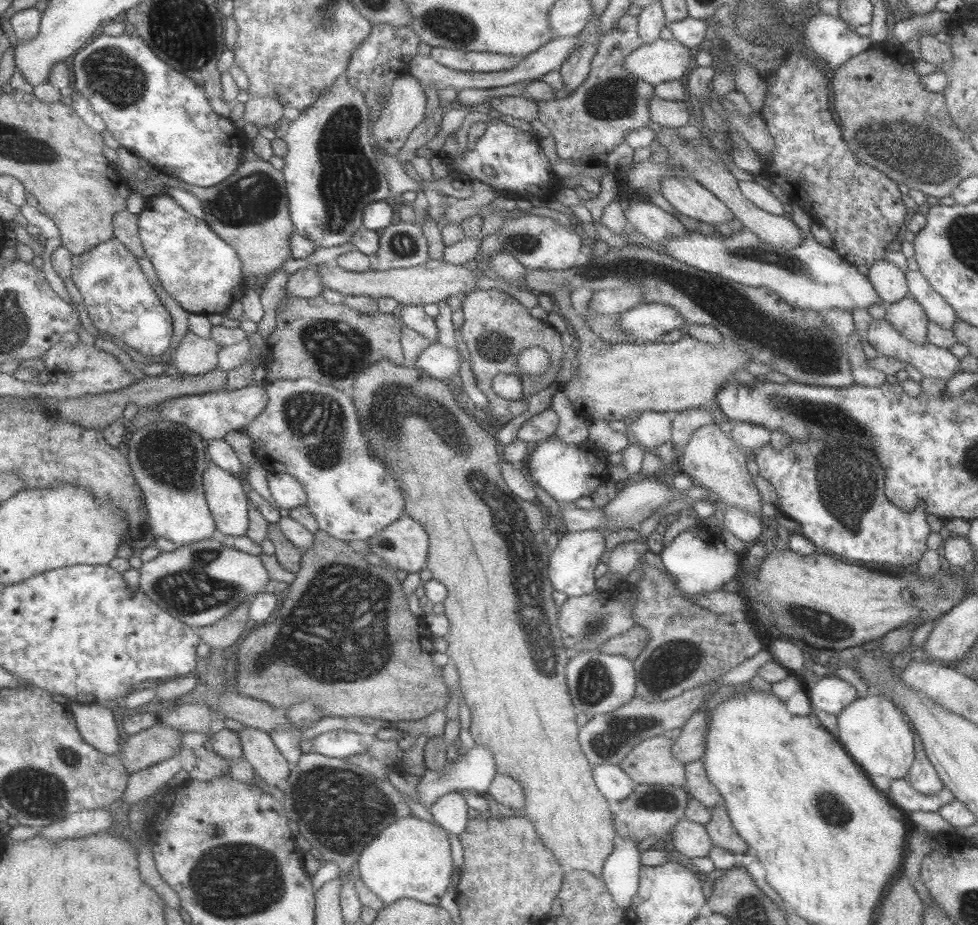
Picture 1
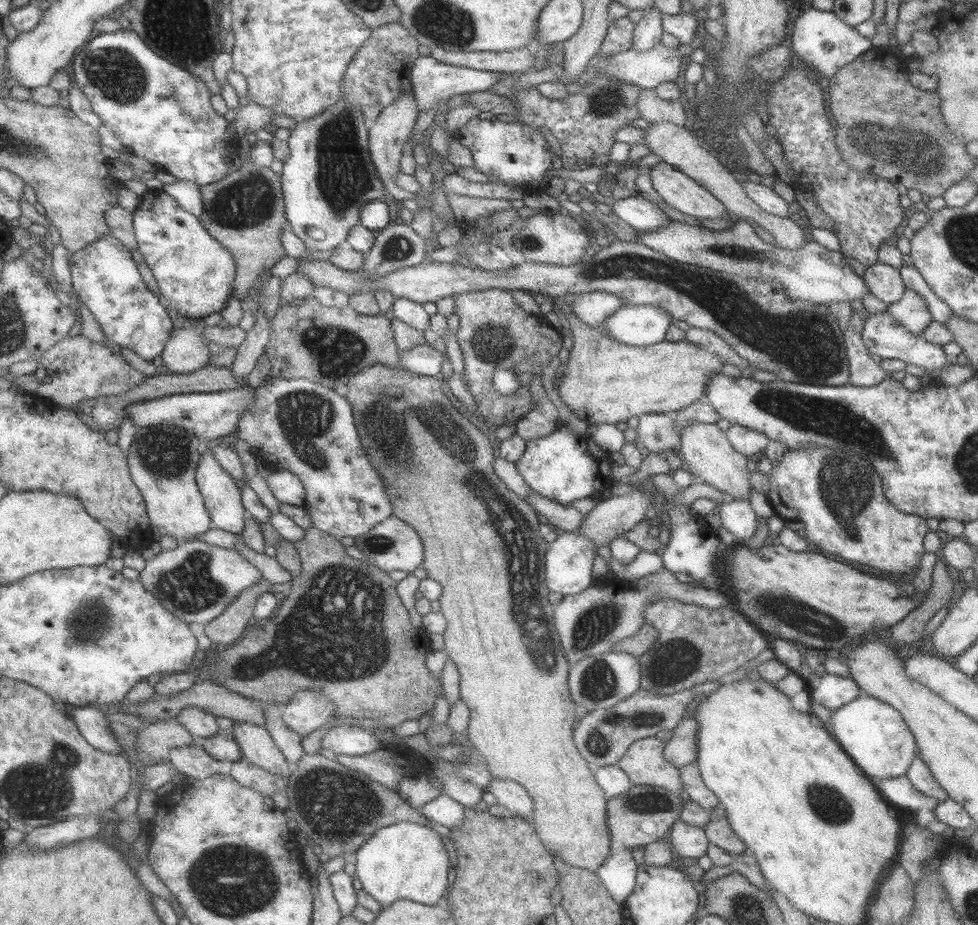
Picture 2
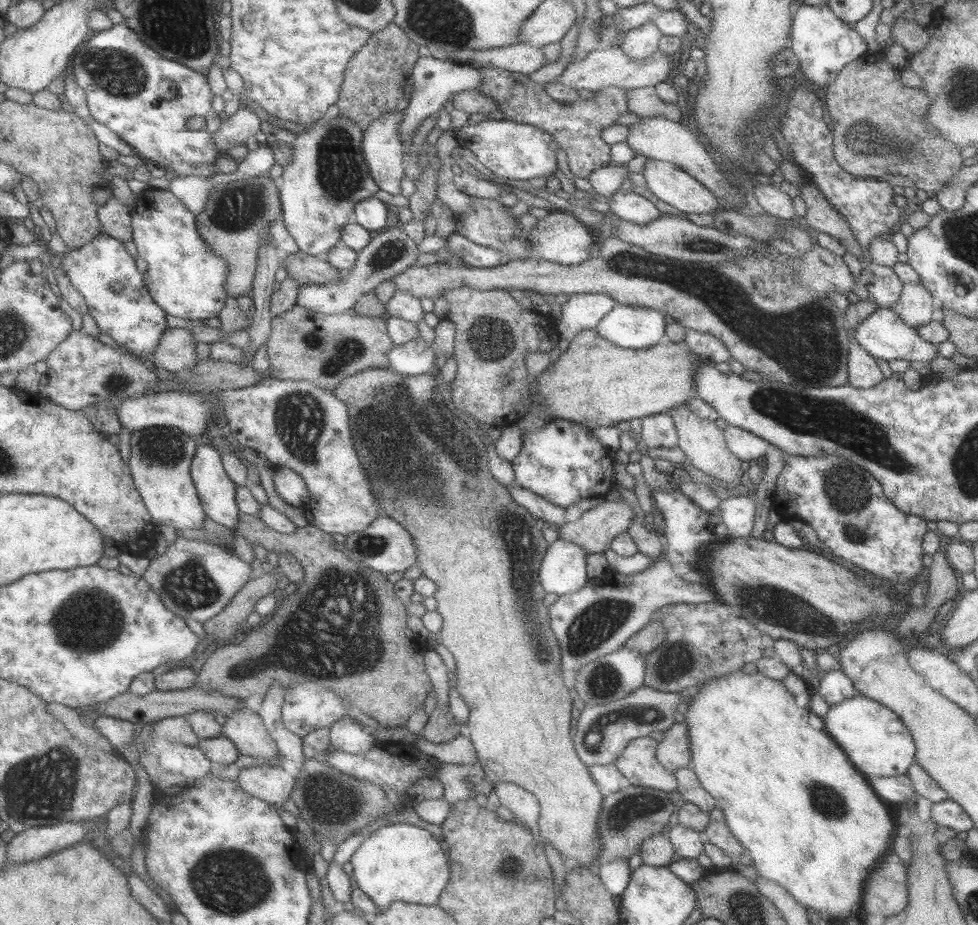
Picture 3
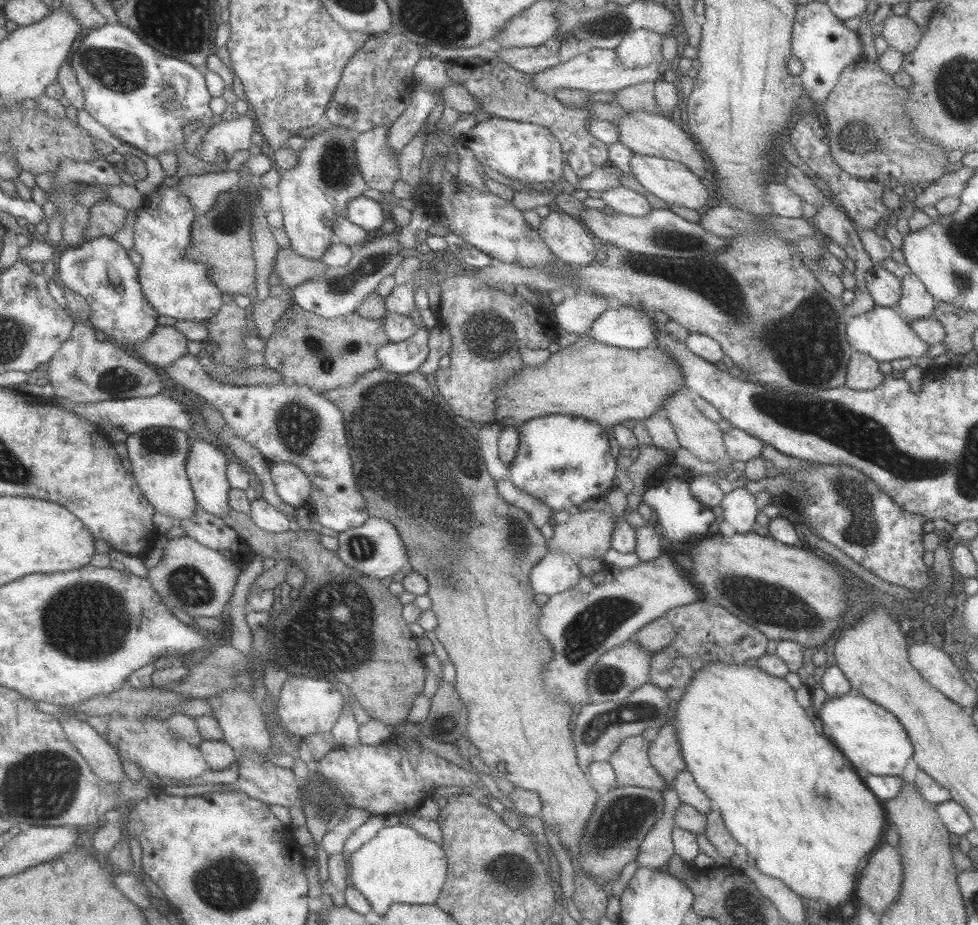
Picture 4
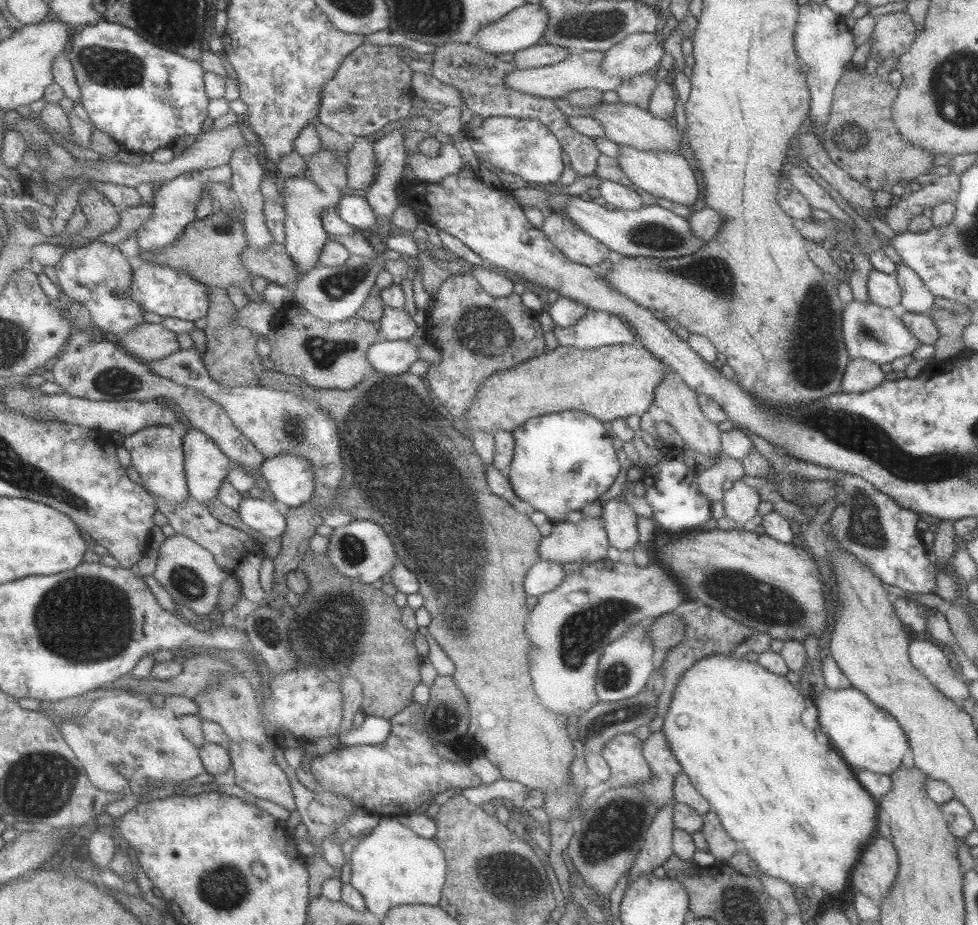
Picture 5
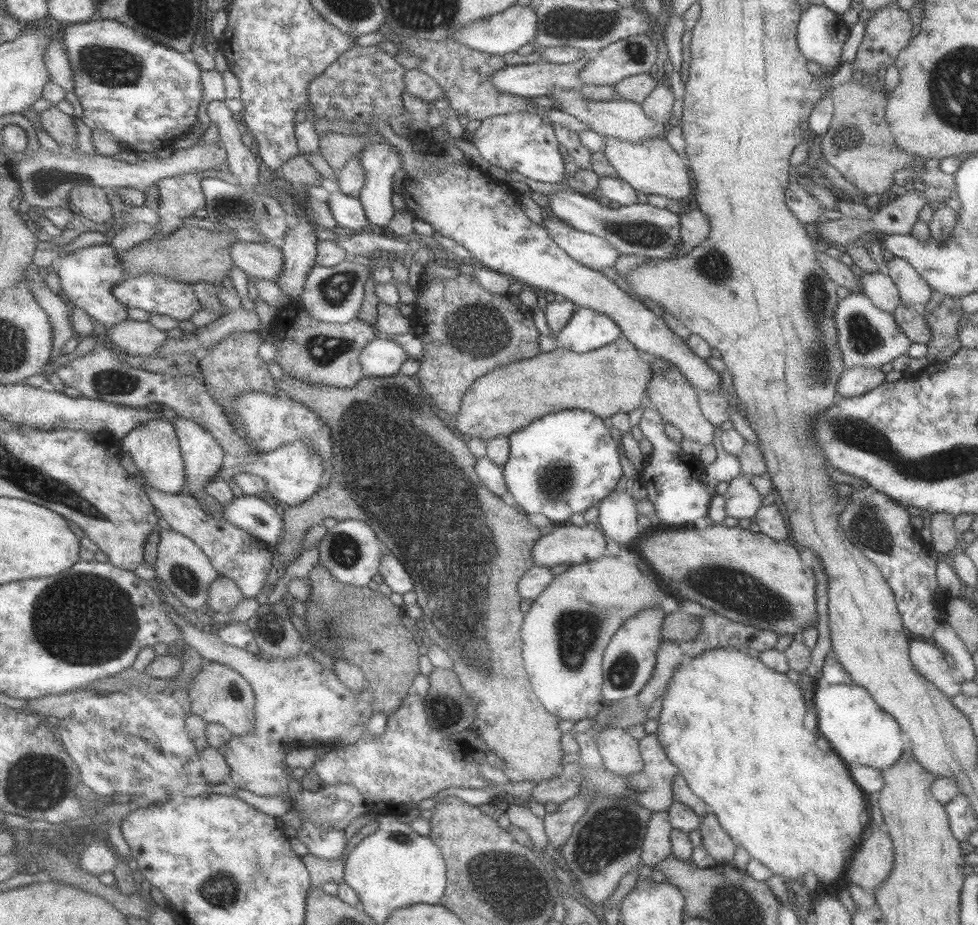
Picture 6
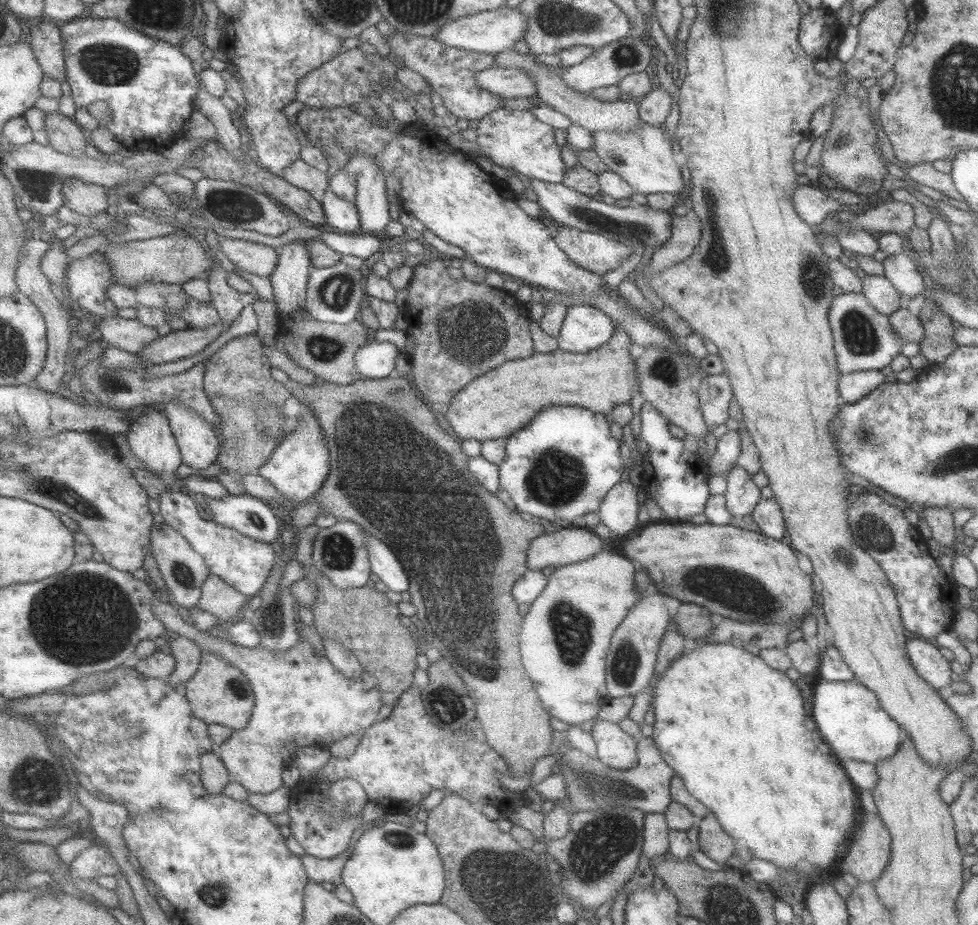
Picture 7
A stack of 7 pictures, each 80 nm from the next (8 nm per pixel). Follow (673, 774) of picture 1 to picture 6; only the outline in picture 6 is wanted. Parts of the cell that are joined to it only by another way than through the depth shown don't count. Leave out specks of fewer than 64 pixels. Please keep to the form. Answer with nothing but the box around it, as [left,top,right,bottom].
[597,727,644,776]

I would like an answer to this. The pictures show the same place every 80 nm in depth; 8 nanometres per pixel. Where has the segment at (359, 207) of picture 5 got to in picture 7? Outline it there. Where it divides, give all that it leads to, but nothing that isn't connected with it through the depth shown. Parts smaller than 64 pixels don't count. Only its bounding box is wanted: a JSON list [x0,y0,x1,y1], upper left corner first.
[322,189,362,233]

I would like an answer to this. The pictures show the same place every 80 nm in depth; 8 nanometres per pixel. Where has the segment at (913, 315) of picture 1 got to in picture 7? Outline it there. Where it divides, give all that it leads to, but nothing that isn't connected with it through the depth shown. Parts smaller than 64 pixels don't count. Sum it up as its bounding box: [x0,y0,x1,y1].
[883,254,924,299]

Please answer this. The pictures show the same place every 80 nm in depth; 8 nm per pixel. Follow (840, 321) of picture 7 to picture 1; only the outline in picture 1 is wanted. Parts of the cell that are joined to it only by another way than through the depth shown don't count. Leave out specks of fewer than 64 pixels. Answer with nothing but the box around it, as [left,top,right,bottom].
[866,319,962,380]

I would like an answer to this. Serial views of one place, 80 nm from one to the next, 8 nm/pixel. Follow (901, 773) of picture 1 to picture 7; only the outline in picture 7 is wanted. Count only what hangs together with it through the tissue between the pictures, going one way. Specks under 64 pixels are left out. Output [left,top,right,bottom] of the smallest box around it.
[812,679,908,765]

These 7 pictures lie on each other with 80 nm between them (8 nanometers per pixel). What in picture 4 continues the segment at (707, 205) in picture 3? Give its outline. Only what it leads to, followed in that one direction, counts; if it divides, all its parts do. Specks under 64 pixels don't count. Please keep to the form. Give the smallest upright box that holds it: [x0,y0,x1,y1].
[630,153,713,211]

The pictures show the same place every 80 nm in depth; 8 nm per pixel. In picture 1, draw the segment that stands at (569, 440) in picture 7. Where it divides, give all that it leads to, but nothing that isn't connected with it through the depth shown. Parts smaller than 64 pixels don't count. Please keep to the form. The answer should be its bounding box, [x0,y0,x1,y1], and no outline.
[525,437,611,502]

